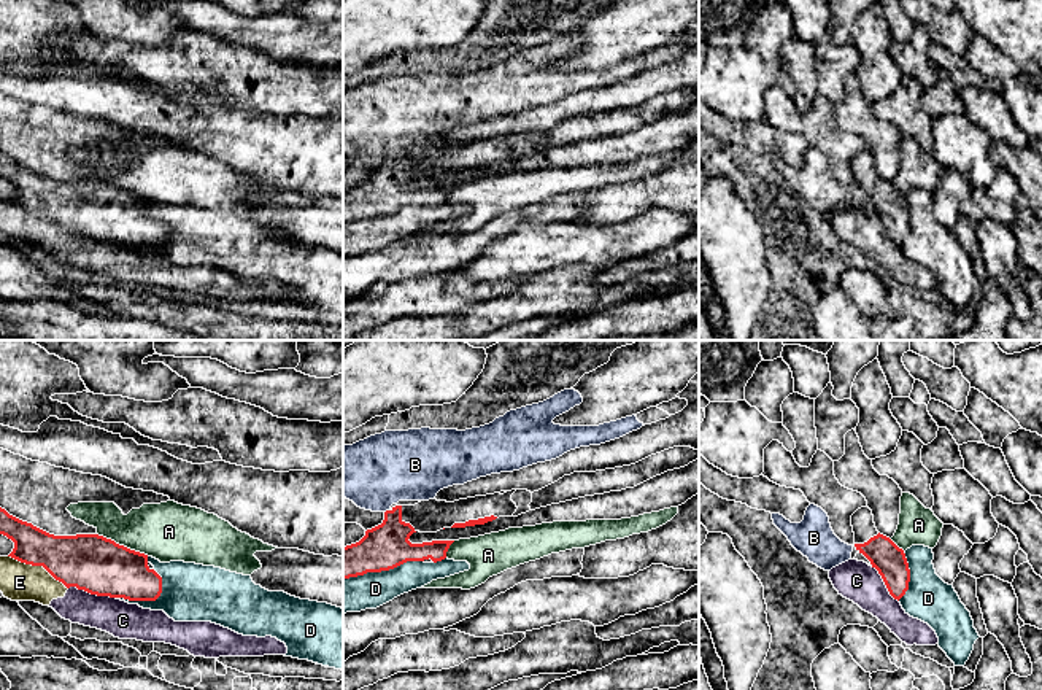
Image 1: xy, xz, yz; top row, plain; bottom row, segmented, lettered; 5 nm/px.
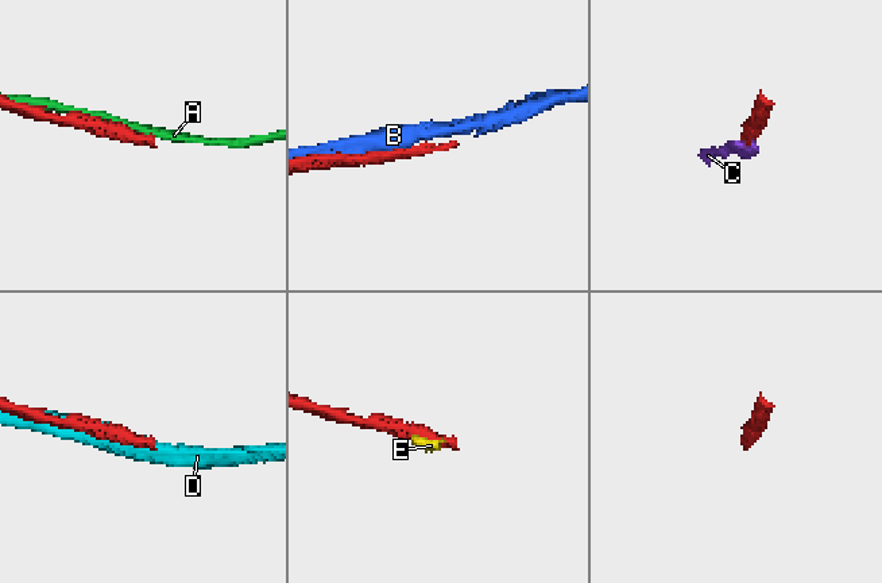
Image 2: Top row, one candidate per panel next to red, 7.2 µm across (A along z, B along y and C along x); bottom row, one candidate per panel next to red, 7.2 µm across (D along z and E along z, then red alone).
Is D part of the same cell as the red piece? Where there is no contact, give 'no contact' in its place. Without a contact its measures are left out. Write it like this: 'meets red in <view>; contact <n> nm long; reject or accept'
meets red in xz; contact 420 nm long; reject

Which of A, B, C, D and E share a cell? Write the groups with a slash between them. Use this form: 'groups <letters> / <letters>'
groups A / B / C E / D

